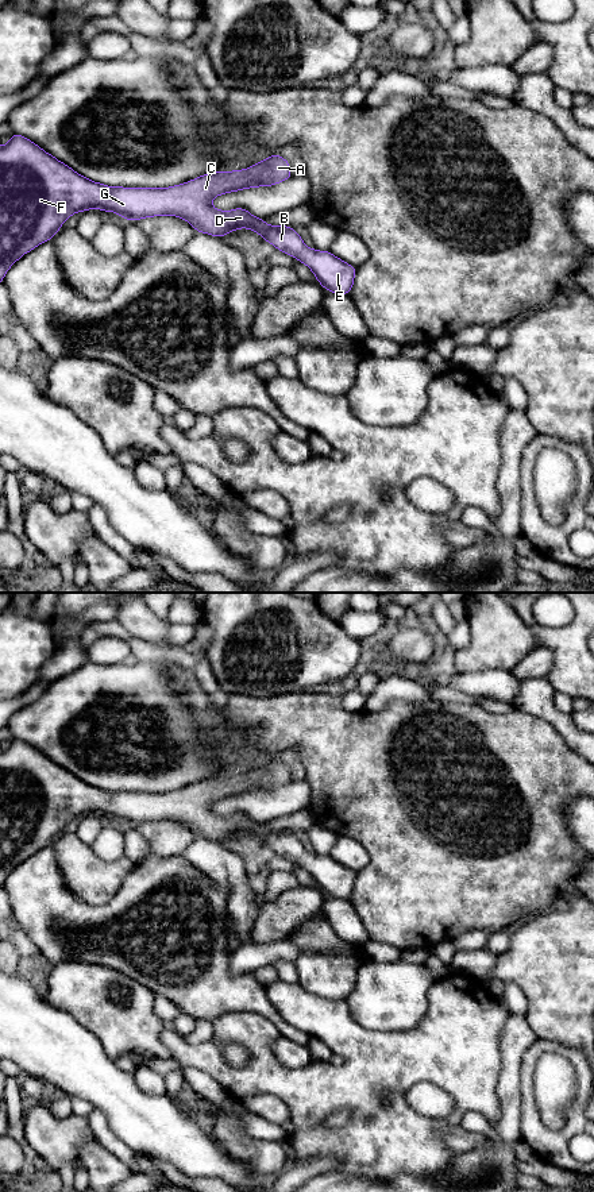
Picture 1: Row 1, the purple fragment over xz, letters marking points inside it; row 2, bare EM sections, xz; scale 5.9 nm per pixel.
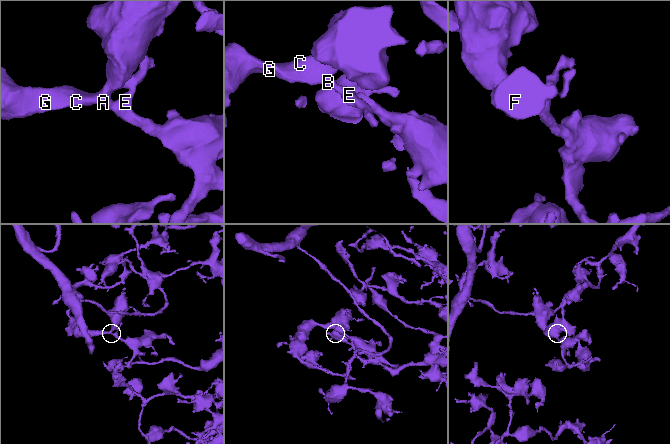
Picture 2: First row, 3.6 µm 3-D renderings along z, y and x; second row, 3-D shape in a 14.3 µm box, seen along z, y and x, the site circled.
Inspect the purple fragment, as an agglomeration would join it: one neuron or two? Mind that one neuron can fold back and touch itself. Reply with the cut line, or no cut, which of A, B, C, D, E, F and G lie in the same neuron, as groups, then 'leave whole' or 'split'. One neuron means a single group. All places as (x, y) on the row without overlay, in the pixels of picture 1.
no cut; A B C D E F G; leave whole

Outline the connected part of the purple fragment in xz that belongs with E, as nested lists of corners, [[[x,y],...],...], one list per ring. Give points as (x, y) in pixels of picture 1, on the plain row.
[[[12,738],[11,745],[0,751],[0,888],[16,865],[39,849],[51,845],[62,829],[76,817],[100,814],[117,818],[131,826],[154,821],[176,821],[188,826],[196,837],[216,842],[223,842],[240,833],[251,834],[277,855],[308,871],[327,896],[350,899],[356,872],[335,861],[331,856],[308,853],[293,832],[269,830],[244,813],[220,815],[212,811],[212,805],[220,799],[273,791],[289,783],[292,783],[290,768],[274,757],[247,774],[217,775],[170,792],[113,792],[78,779],[28,742]]]

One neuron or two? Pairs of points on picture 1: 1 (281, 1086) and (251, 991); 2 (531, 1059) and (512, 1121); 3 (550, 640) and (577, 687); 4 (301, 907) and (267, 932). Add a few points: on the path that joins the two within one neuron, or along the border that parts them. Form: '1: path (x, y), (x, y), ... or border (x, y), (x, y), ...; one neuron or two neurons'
1: border (226, 1014), (261, 1014), (281, 1036); two neurons
2: border (523, 1061), (520, 1067), (520, 1125); two neurons
3: path (562, 652), (573, 663), (577, 675); one neuron
4: path (293, 909), (276, 924); one neuron

